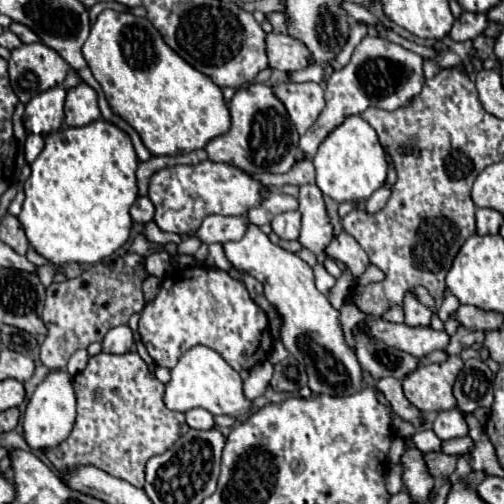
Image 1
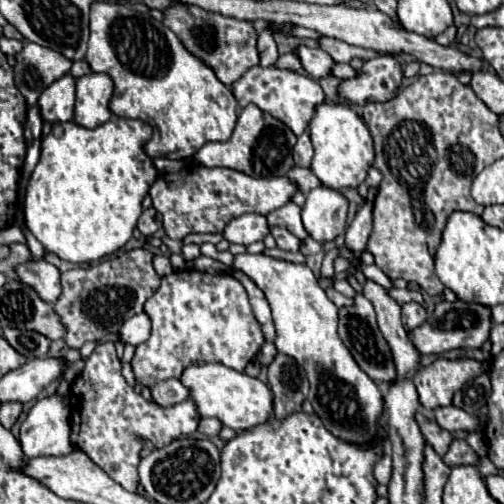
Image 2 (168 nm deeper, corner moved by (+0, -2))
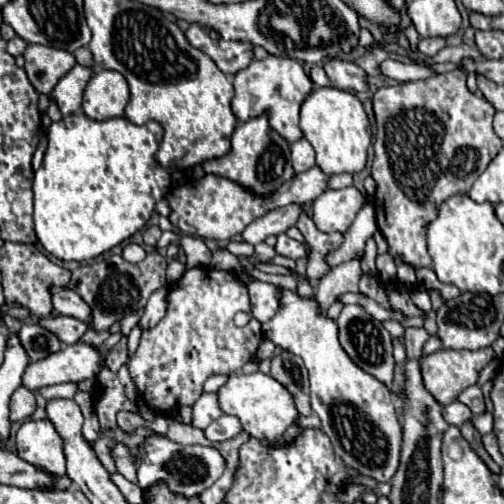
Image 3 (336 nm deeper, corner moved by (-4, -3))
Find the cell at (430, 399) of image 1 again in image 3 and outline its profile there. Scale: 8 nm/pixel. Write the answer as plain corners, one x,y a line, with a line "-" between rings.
485,347
481,351
445,351
439,349
427,357
421,359
421,377
423,377
423,385
425,389
445,407
449,403
453,403
457,399
457,395
475,385
479,379
479,371
495,357
491,347

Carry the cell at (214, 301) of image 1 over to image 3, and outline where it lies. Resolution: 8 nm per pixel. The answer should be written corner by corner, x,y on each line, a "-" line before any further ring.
213,267
187,269
185,275
169,287
165,299
167,313
161,319
161,323
157,323
157,327
141,335
141,343
129,361
129,375
137,385
139,393
143,395
143,399
149,403
149,407
157,413
171,417
177,415
179,405
193,405
199,399
201,387
207,377
231,375
241,371
241,367
255,357
255,351
263,339
263,331
261,323
255,319
251,319
245,327
235,325
235,313
249,313
249,295
245,283
229,271
219,271

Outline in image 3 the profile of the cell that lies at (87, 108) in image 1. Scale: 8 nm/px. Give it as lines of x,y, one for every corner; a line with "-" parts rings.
99,71
93,75
83,93
83,111
93,121
121,117
129,101
129,87
121,73

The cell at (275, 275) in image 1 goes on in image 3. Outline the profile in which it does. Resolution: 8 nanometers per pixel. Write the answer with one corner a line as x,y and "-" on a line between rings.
279,287
279,295
279,309
271,321
263,323
263,337
305,361
311,381
311,407
319,415
321,431
331,439
337,455
365,477
381,483
391,481
401,451
401,425
391,391
351,361
339,343
337,323
321,313
315,299
305,299
285,287

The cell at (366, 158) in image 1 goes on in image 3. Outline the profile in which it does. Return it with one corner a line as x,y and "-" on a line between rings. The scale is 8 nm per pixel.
335,87
313,89
309,99
301,105
301,131
317,153
317,165
325,175
359,173
367,165
367,149
371,145
371,127
361,101

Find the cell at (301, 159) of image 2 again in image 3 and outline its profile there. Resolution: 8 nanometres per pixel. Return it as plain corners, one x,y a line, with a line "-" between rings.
299,139
291,145
291,159
295,173
303,173
315,165
315,151
307,139

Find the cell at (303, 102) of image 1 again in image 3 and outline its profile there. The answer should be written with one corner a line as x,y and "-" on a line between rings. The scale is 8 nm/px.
269,55
263,61
255,59
245,71
239,71
235,75
233,85
235,97
231,101
231,107
239,121
249,121
257,115
265,115
269,119
269,125
289,143
295,143
303,137
303,131
299,127
299,109
303,101
313,93
313,81
295,59
275,55

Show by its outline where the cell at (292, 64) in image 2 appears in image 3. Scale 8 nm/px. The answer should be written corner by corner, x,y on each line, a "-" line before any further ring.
314,65
310,70
310,78
317,87
324,87
330,85
330,80
327,77
322,66

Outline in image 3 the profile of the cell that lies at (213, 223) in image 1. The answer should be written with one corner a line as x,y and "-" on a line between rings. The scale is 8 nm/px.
289,205
289,207
279,207
277,211
269,211
263,217
257,217
253,223
249,223
241,237
243,241
257,245
261,241
265,241
271,235
279,235
285,233
291,225
295,225
297,215
301,215
301,207
299,205

